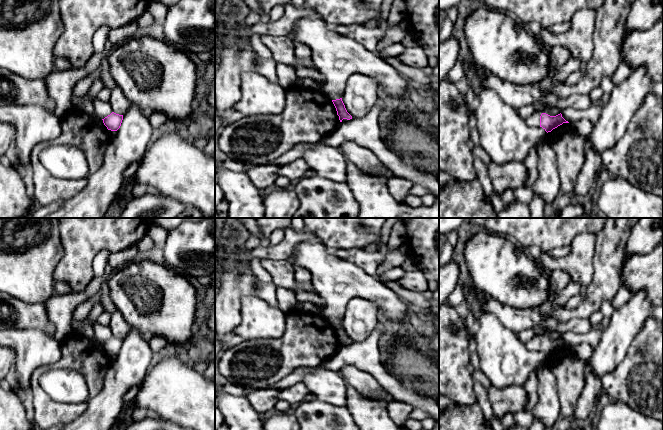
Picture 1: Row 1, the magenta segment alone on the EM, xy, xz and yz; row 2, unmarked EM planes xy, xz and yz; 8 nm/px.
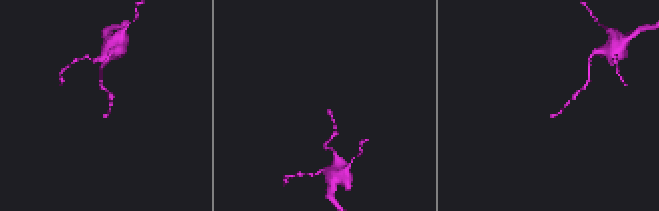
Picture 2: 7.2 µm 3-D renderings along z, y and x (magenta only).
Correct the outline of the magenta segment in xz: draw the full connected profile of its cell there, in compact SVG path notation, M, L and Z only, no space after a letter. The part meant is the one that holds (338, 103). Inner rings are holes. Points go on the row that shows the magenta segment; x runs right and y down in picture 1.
M342 98L332 100L332 102L336 108L337 115L339 116L340 122L342 122L343 119L347 119L347 120L352 119L352 116L347 112L346 108L345 108Z

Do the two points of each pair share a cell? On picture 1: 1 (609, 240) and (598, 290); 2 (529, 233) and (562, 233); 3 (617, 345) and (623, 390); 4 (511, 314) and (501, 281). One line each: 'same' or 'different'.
1: same
2: same
3: different
4: different

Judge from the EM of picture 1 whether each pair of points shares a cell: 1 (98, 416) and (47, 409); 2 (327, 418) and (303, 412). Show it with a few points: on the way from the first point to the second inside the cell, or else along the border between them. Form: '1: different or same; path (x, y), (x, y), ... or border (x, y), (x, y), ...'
1: different; border (87, 401), (87, 407), (75, 419)
2: same; path (321, 418), (316, 418), (309, 414)

